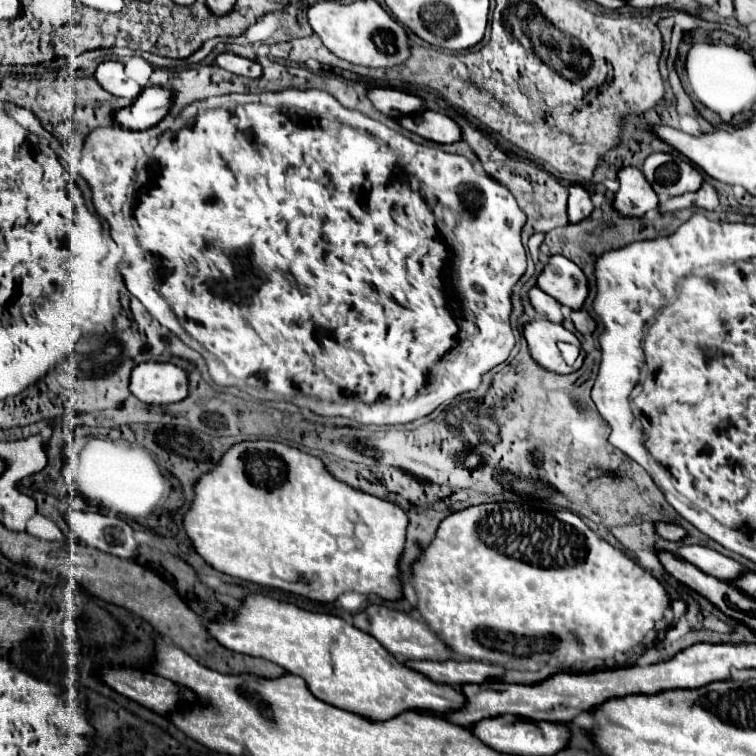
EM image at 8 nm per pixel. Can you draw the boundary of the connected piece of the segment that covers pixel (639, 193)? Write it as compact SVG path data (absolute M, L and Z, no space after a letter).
M622 167L618 171L620 189L614 199L614 207L622 215L640 217L650 209L658 209L658 195L650 189L644 173L636 167Z

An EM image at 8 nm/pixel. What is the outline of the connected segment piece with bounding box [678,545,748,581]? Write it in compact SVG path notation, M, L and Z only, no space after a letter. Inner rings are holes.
M684 545L678 549L678 555L704 573L721 581L736 581L742 573L748 573L748 567L730 559L704 545ZM734 569L738 571L734 577Z

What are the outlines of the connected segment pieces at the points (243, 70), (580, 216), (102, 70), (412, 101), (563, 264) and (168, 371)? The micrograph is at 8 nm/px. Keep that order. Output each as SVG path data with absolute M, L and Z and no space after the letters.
M220 53L216 57L216 63L230 71L230 73L236 73L236 75L242 75L242 77L260 77L262 75L262 67L258 61L252 61L252 59L246 59L246 57L238 57L234 53Z
M580 185L570 187L570 197L568 197L568 221L570 223L580 223L592 213L592 203L590 195L586 189Z
M104 61L104 63L100 63L94 77L108 93L112 93L116 97L136 99L138 93L142 91L142 87L126 75L124 63L120 63L120 61Z
M372 87L366 91L366 97L380 113L388 117L402 117L402 115L410 115L424 109L422 99L392 87Z
M552 255L536 279L536 287L560 305L576 311L588 295L588 281L580 267L562 255Z
M146 361L134 367L130 391L148 405L178 403L188 397L188 373L174 363Z

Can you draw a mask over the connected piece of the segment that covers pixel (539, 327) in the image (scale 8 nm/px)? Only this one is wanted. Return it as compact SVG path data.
M534 319L524 325L524 337L528 341L528 349L530 349L532 359L540 367L560 373L560 375L574 371L574 367L564 363L564 359L556 347L558 341L570 341L570 343L578 345L578 339L574 333L566 331L558 323L552 323L546 319Z

